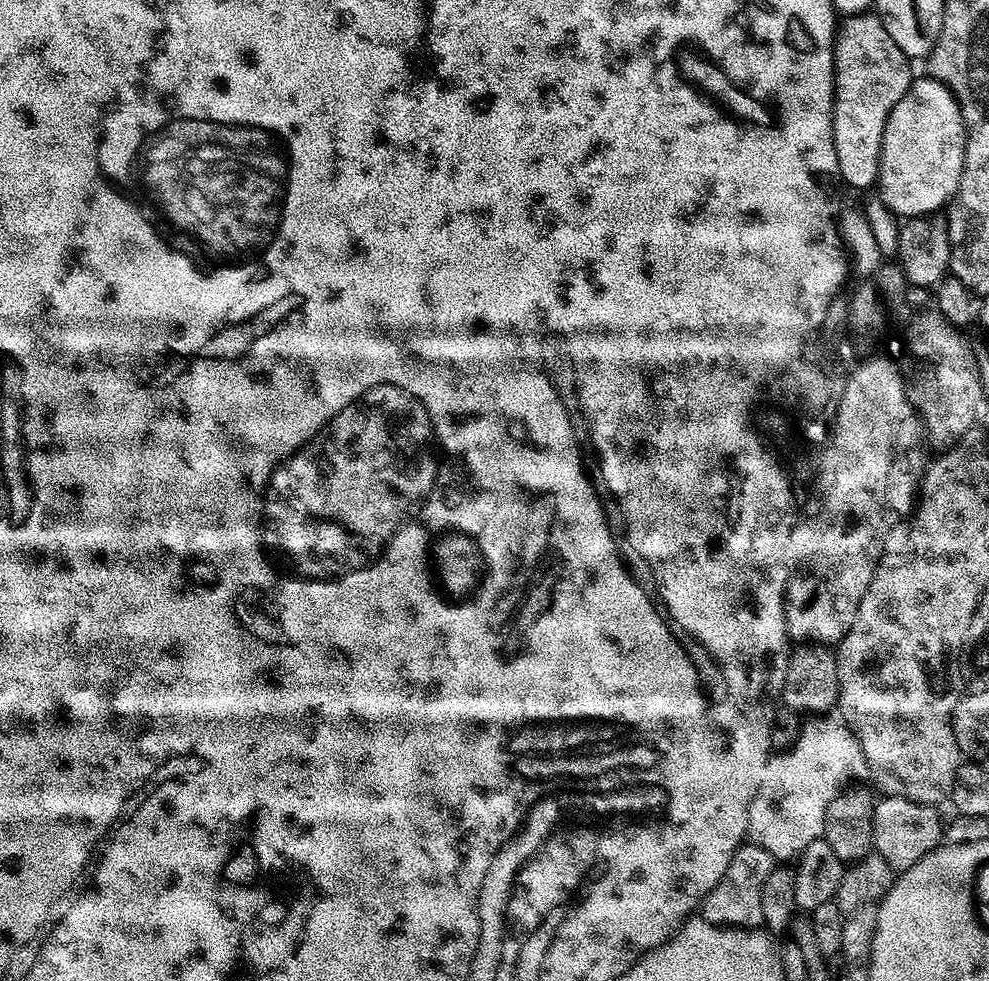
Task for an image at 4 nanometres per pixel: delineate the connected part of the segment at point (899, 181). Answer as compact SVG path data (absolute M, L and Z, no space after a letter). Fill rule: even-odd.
M931 78L913 79L908 93L901 98L898 106L894 106L894 110L890 110L890 118L882 134L878 196L900 218L939 213L960 188L960 179L964 173L965 139L964 113L960 110L959 100L947 85Z

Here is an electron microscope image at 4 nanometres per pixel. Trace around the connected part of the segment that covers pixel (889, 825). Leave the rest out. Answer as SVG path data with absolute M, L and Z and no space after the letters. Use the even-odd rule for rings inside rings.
M884 796L877 799L874 804L875 855L881 856L896 874L904 872L922 858L926 858L926 854L930 854L935 848L940 847L946 836L945 821L940 821L940 816L936 812L939 811L933 805L910 802L910 798L902 798L901 796Z

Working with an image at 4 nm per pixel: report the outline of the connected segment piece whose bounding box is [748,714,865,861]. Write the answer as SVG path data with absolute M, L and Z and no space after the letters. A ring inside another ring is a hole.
M824 714L809 720L812 721L809 724L807 721L801 727L800 735L790 748L769 759L764 771L766 779L752 799L752 809L748 812L748 836L751 843L765 848L774 858L785 856L793 861L816 840L821 839L830 802L834 802L836 795L849 783L848 775L865 767L860 741L839 715Z

